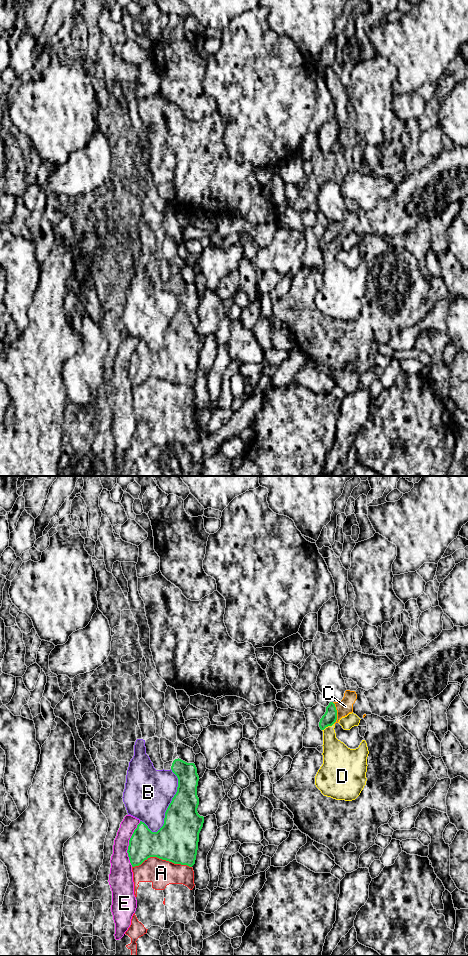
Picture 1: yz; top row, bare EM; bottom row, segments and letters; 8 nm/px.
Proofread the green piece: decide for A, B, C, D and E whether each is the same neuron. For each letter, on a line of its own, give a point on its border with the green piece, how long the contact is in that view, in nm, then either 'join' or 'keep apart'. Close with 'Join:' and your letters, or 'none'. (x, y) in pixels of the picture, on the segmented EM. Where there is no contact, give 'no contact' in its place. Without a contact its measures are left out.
A: yz (161, 858) | 480 nm | keep apart
B: yz (171, 802) | 550 nm | keep apart
C: yz (336, 713) | 180 nm | join
D: yz (327, 726) | 110 nm | keep apart
E: yz (129, 844) | 380 nm | keep apart
Join: C

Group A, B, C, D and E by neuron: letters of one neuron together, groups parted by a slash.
A / B / C / D / E

